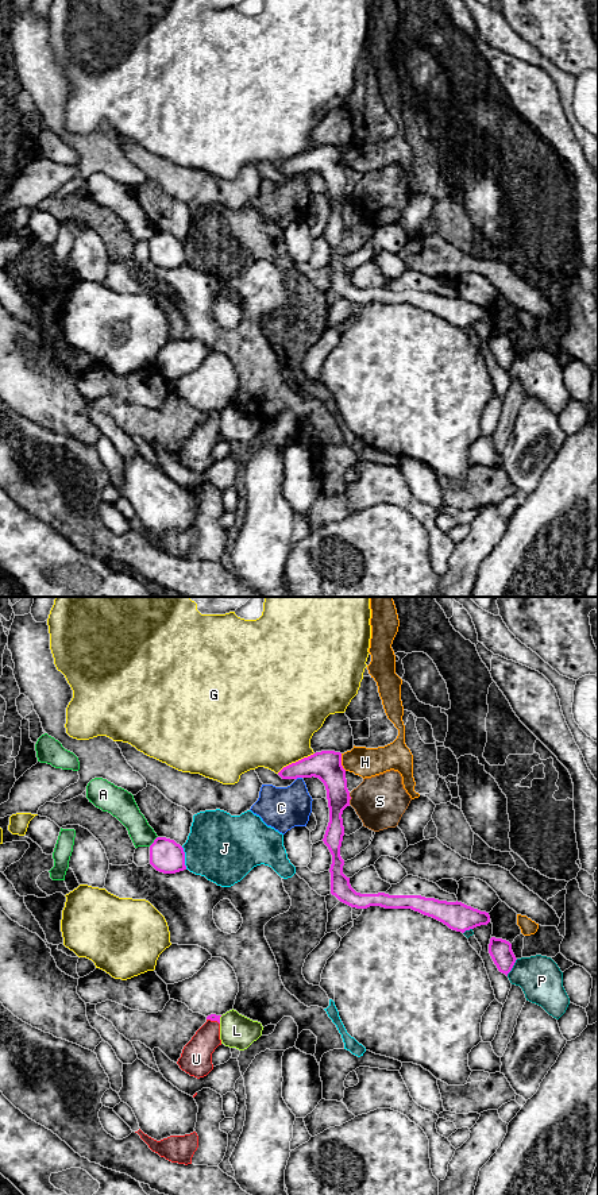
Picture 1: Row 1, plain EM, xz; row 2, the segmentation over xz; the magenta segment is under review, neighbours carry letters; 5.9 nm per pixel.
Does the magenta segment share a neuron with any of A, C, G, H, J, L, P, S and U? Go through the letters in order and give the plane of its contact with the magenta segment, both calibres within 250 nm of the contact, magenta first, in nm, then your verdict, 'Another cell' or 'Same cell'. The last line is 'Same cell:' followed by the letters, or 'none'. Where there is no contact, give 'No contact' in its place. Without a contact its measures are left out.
A: Touches magenta in xz. Thickness 200 nm (magenta) against 150 nm. Another cell
C: Touches magenta in xz. Thickness 180 nm (magenta) against 260 nm. Another cell
G: Touches magenta in xz. Thickness 180 nm (magenta) against 480 nm. Another cell
H: Touches magenta in xz. Thickness 180 nm (magenta) against 180 nm. Another cell
J: Touches magenta in xz. Thickness 200 nm (magenta) against 400 nm. Another cell
L: Touches magenta in xz. Thickness 50 nm (magenta) against 200 nm. Another cell
P: Touches magenta in xz. Thickness 130 nm (magenta) against 260 nm. Another cell
S: Touches magenta in xz. Thickness 180 nm (magenta) against 300 nm. Another cell
U: Touches magenta in xz. Thickness 50 nm (magenta) against 190 nm. Same cell
Same cell: U

